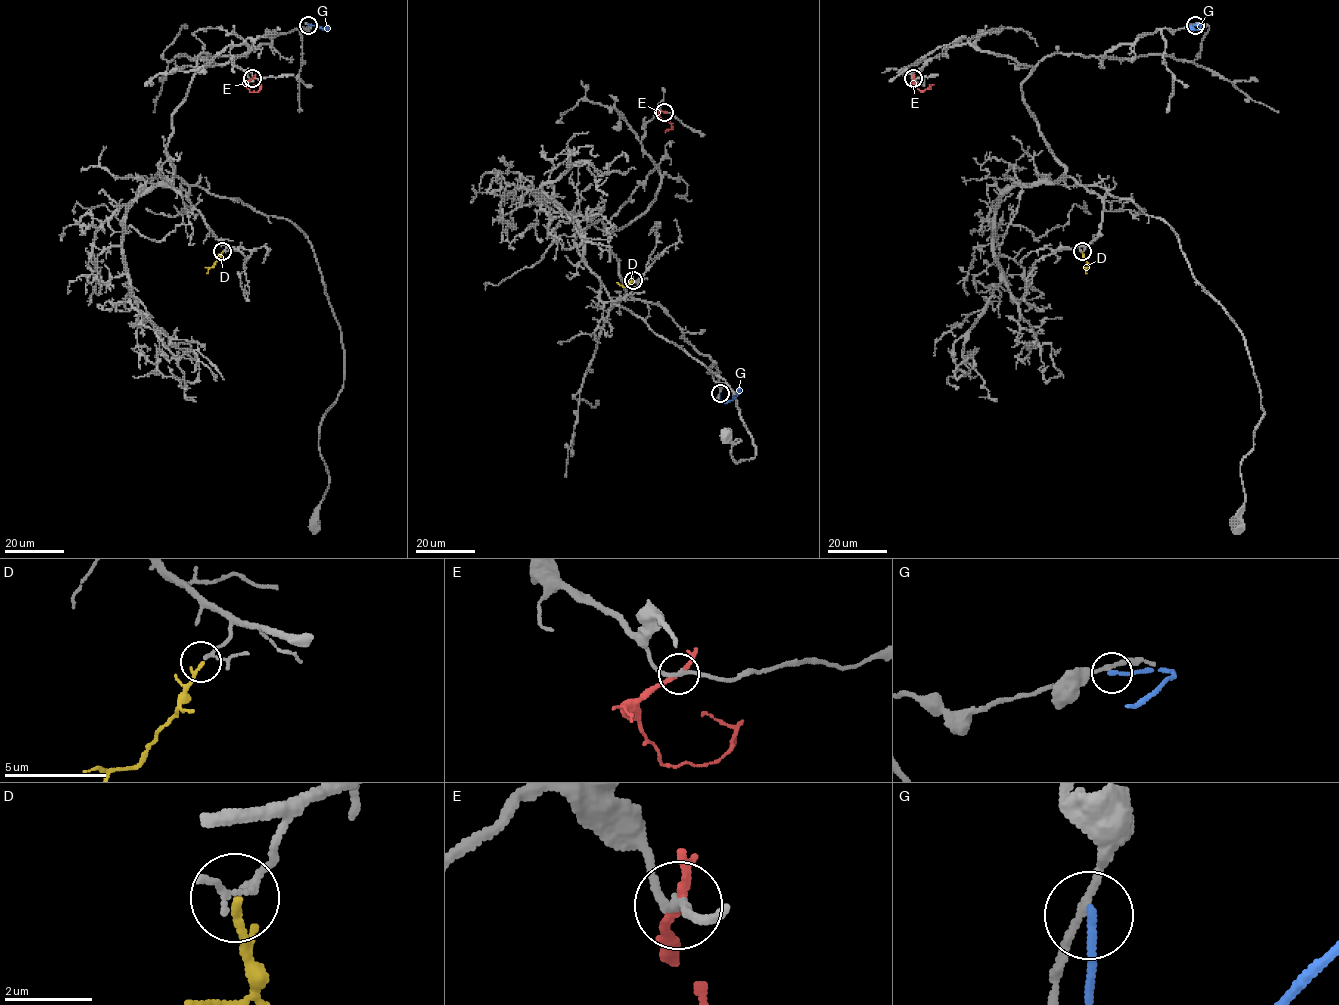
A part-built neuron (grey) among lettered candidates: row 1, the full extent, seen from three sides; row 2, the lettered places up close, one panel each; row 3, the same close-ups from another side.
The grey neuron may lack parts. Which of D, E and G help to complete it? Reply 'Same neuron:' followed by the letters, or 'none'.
Same neuron: D

